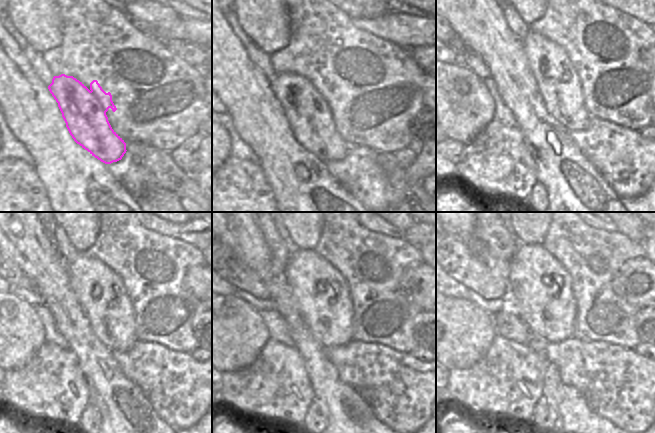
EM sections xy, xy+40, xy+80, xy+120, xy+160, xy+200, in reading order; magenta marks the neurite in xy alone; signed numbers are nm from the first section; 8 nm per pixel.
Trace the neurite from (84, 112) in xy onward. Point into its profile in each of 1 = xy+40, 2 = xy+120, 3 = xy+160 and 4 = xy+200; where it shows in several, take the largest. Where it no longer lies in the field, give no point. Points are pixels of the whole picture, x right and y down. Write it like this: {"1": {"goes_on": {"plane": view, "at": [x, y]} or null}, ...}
{"1": {"goes_on": {"plane": "xy+40", "at": [309, 111]}}, "2": {"goes_on": {"plane": "xy+120", "at": [100, 291]}}, "3": {"goes_on": {"plane": "xy+160", "at": [322, 294]}}, "4": {"goes_on": {"plane": "xy+200", "at": [542, 287]}}}

